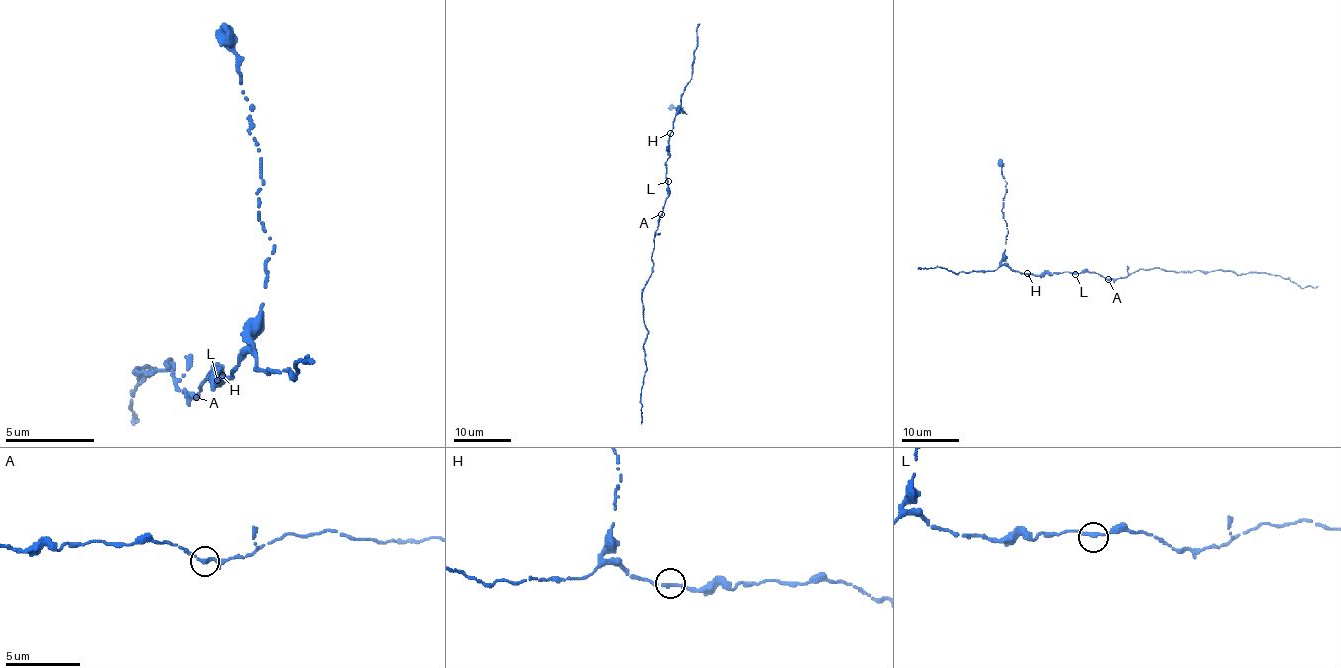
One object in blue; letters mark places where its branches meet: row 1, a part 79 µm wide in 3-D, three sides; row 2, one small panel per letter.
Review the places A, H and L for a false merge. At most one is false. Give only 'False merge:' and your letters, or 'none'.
False merge: none

